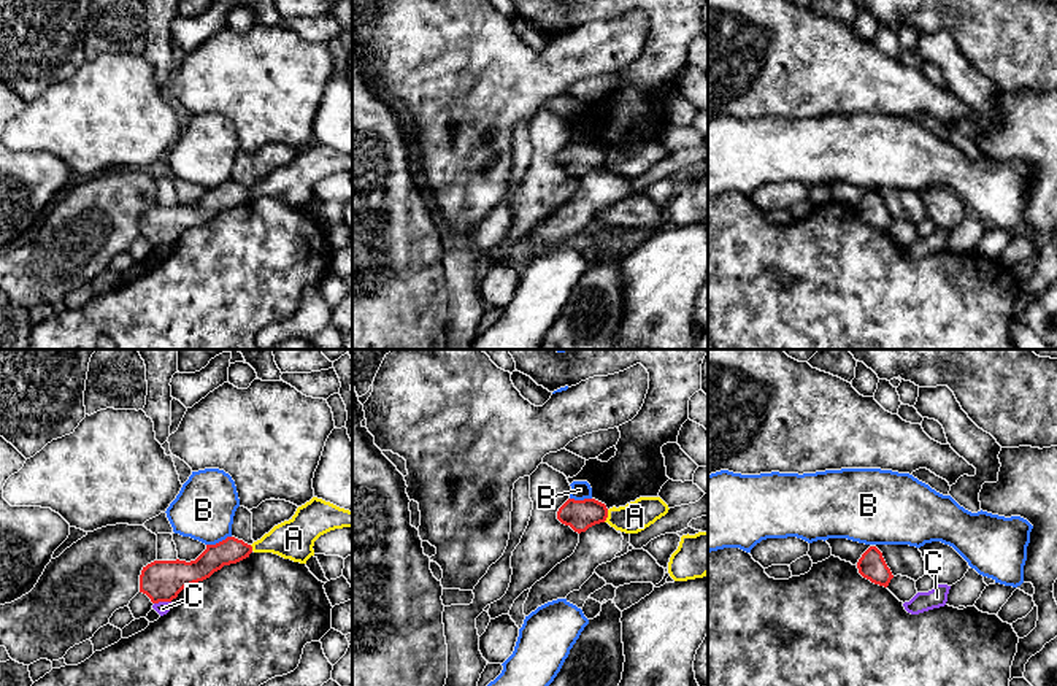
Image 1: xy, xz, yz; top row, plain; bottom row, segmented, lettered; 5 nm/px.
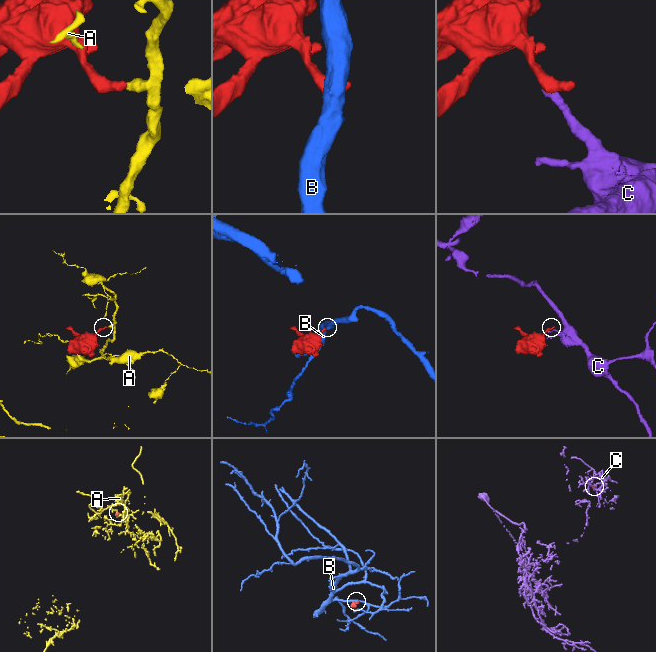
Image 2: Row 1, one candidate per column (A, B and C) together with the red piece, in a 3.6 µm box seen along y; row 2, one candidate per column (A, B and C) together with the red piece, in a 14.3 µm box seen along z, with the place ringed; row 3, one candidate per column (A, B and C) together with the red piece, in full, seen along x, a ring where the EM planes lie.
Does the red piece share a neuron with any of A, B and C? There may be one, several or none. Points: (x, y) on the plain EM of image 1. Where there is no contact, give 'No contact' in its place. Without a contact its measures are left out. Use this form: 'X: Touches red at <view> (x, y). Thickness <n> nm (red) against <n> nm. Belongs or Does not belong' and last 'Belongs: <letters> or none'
A: Touches red at xz (607, 161). Thickness 160 nm (red) against 160 nm. Does not belong
B: Touches red at xy (219, 186). Thickness 140 nm (red) against 300 nm. Does not belong
C: Touches red at xy (162, 245). Thickness 200 nm (red) against 70 nm. Does not belong
Belongs: none

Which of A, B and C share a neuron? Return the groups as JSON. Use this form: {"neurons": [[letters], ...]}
{"neurons": [["A"], ["B"], ["C"]]}

